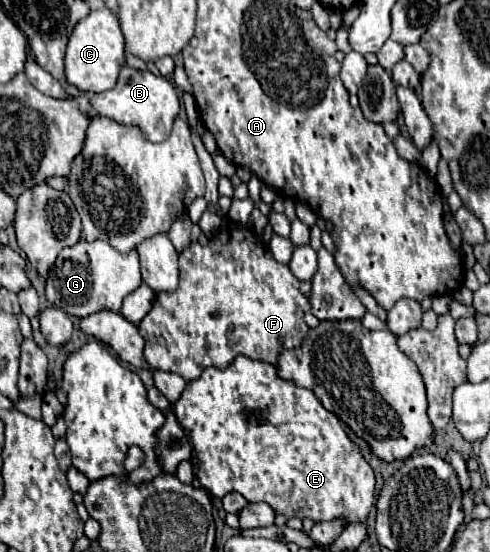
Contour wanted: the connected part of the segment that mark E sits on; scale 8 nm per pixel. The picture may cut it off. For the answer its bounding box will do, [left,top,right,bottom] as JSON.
[174,356,374,522]

